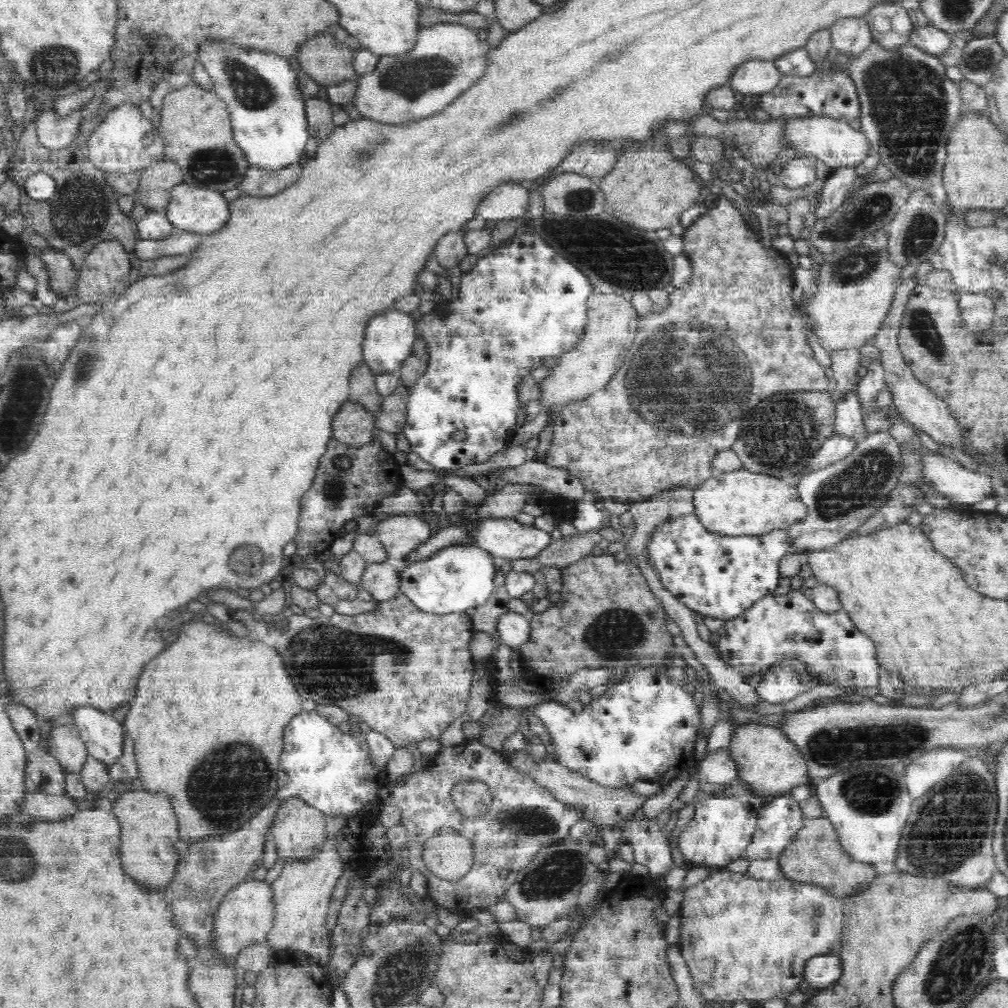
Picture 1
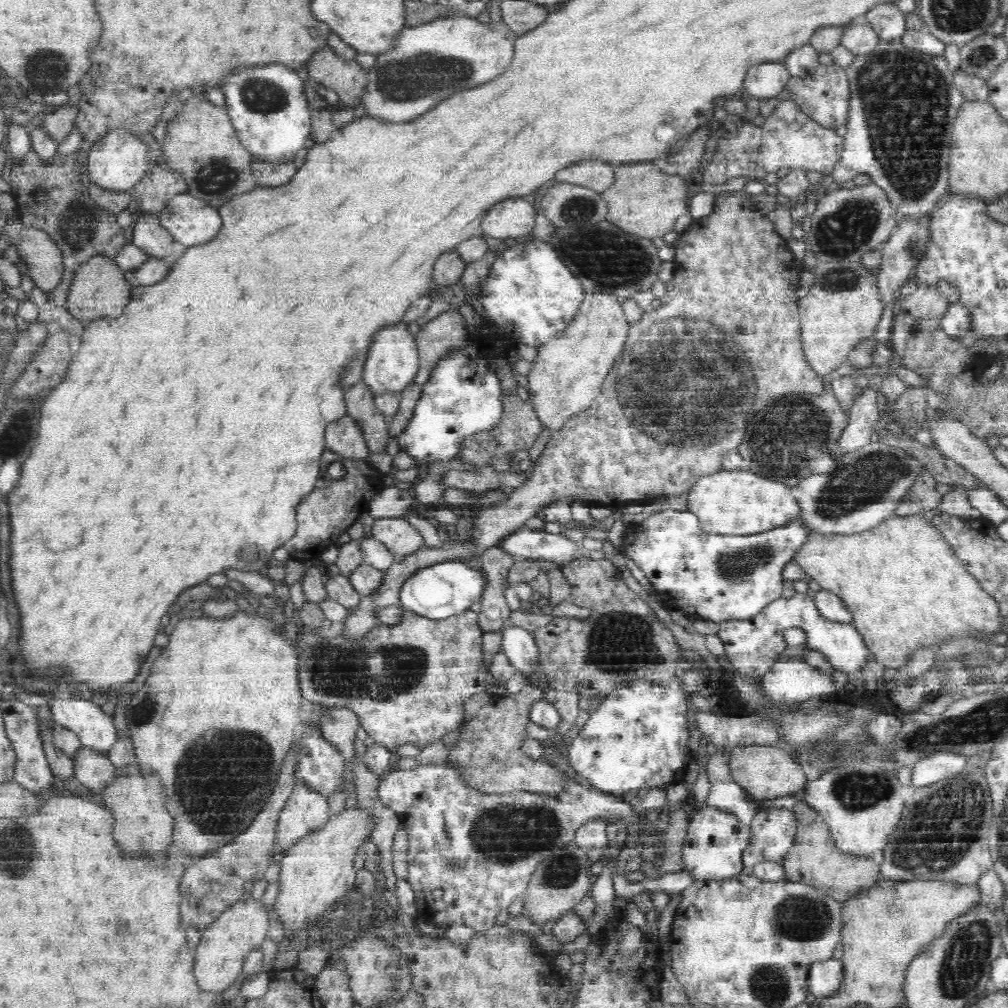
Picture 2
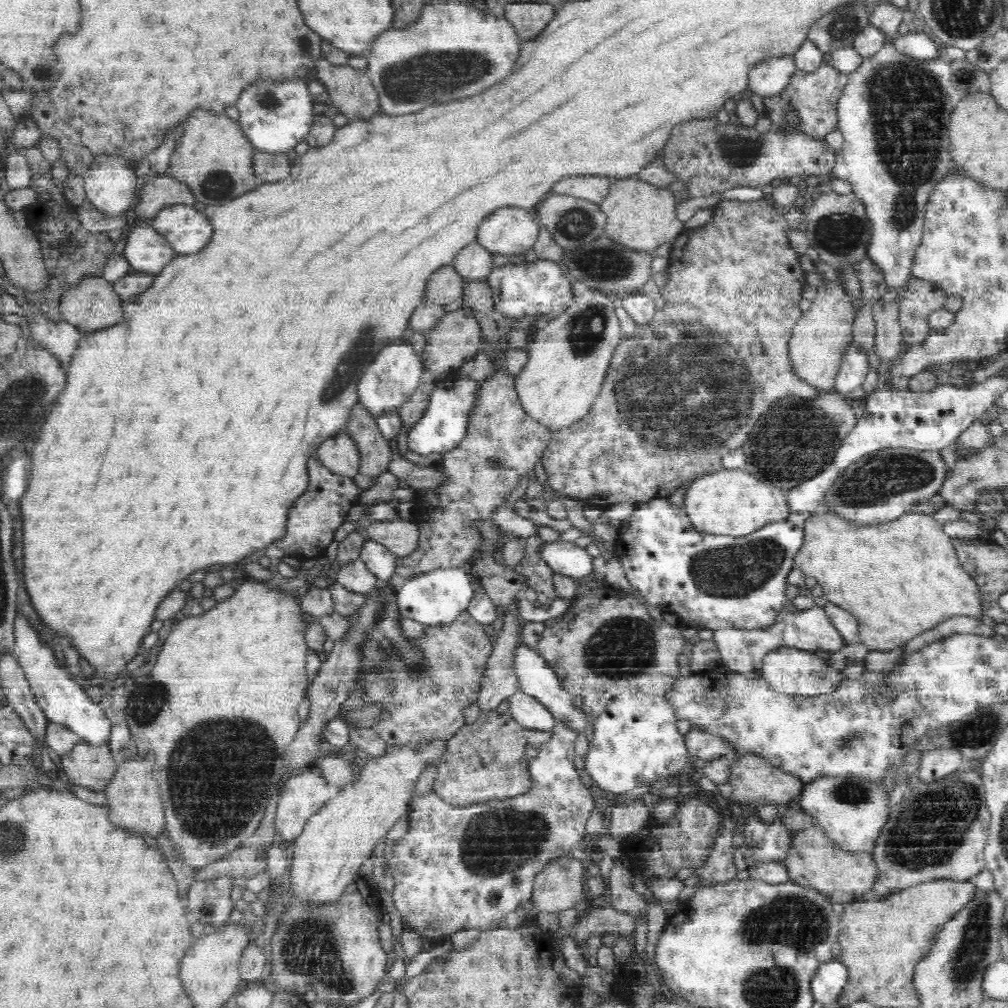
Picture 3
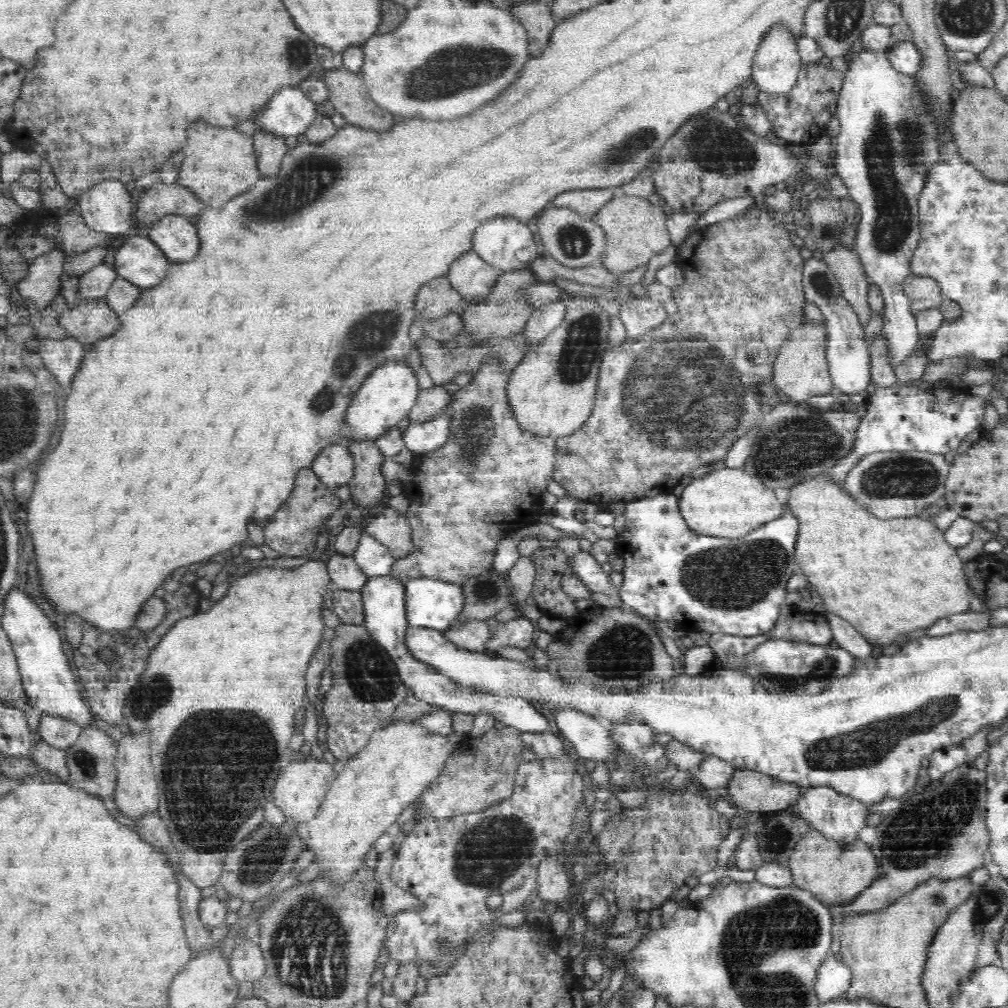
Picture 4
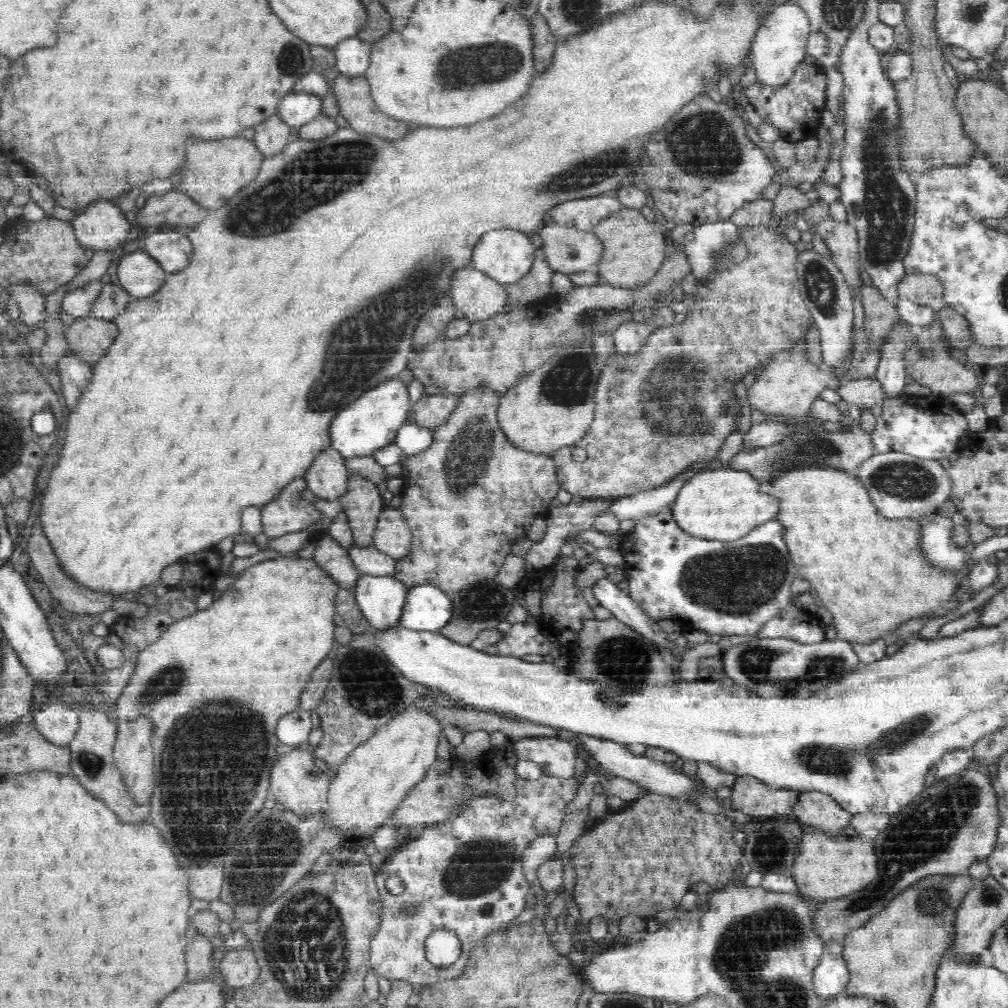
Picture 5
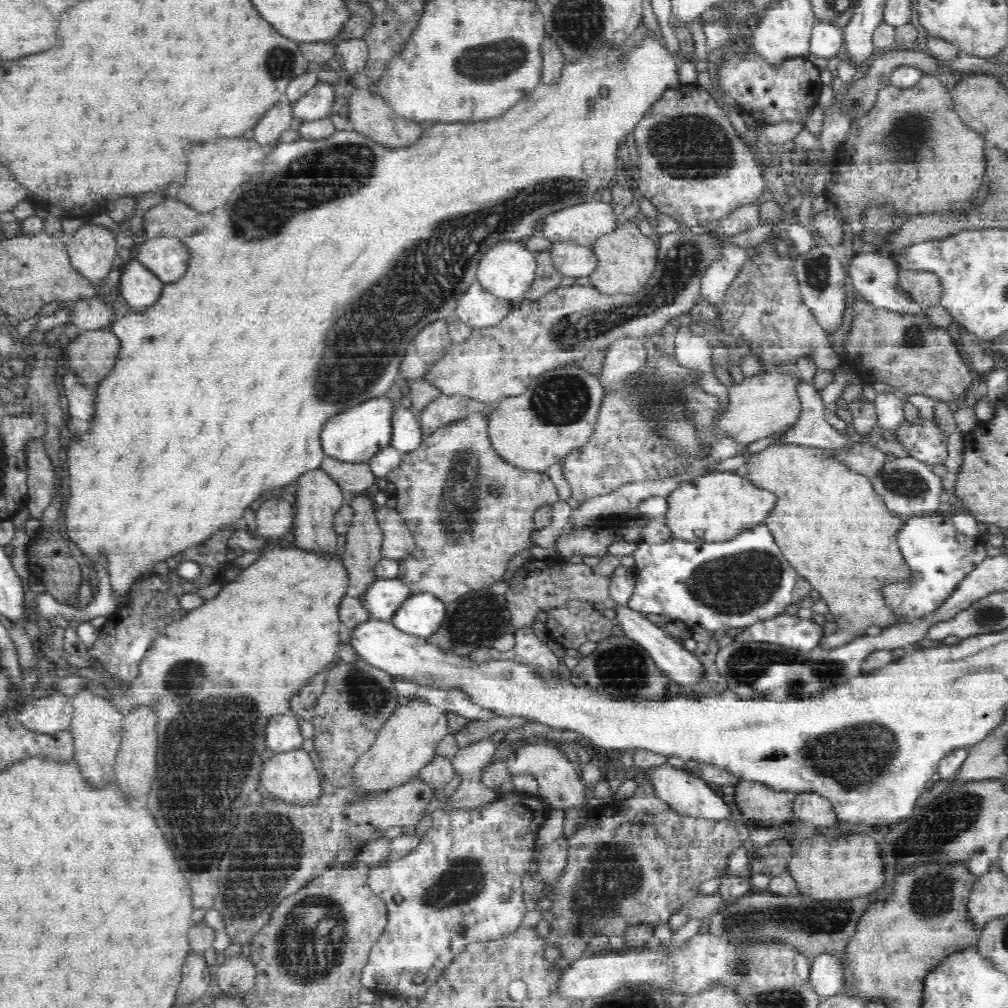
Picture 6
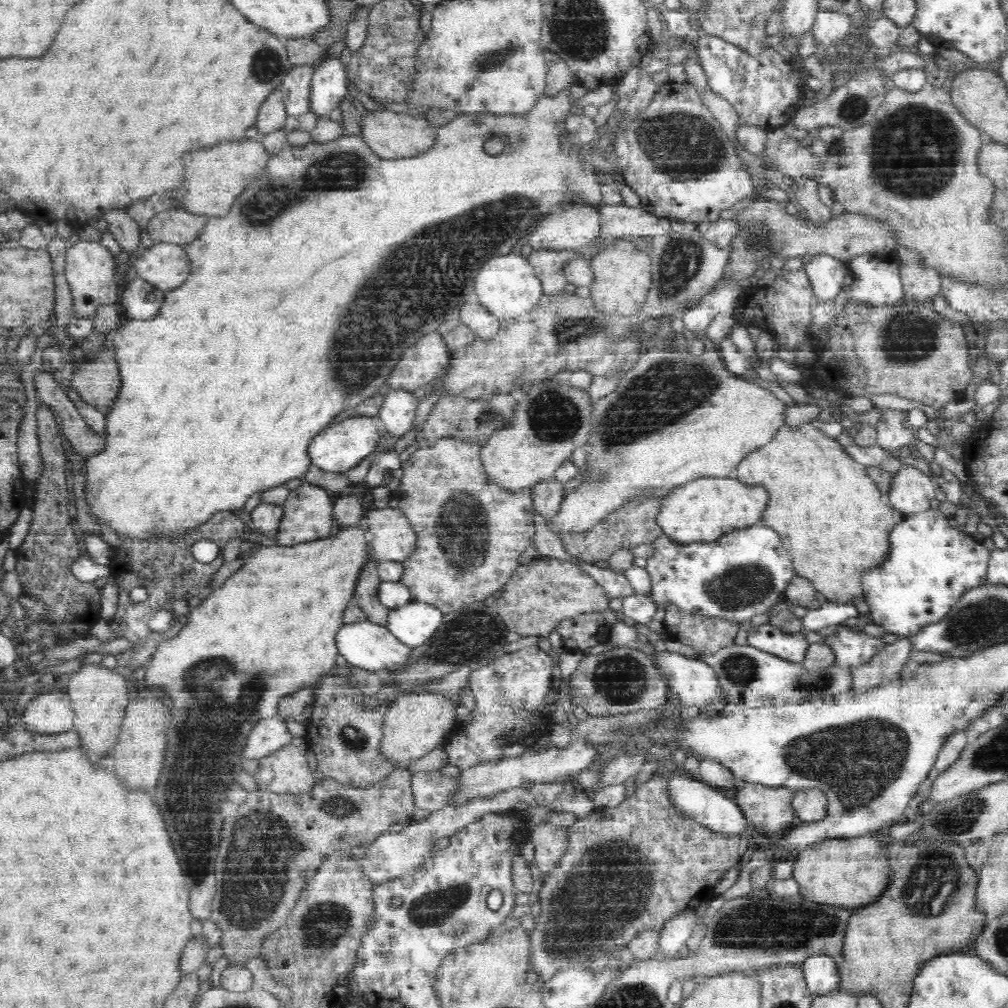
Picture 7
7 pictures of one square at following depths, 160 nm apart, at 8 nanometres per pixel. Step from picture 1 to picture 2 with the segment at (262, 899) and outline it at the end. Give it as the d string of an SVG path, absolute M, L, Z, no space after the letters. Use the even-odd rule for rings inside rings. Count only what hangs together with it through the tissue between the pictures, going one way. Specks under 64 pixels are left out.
M246 900L230 905L208 930L202 930L202 938L193 954L193 975L201 990L218 994L234 985L236 980L243 978L244 956L261 947L262 940L268 938L266 934L268 926L270 926L268 912L262 908L262 904Z

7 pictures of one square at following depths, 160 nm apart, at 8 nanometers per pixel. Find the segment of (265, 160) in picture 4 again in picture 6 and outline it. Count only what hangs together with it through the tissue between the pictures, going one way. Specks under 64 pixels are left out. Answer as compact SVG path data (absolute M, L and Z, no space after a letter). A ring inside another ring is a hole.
M284 95L260 118L258 124L253 128L253 139L269 149L280 142L280 134L290 130L294 119L292 103Z

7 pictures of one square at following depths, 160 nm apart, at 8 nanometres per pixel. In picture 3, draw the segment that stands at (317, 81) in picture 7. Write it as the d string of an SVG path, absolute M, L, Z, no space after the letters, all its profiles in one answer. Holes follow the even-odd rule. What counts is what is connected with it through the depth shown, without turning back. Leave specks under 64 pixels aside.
M260 80L240 94L236 107L240 112L239 126L255 150L287 153L305 140L314 121L313 100L306 80Z

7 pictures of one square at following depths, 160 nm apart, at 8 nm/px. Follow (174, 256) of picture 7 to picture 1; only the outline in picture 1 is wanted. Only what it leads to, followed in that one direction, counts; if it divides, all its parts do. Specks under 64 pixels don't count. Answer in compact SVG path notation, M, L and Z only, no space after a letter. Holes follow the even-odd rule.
M180 182L172 188L171 201L165 209L165 213L168 220L178 230L209 235L225 226L230 216L229 207L230 203L224 199L222 192Z

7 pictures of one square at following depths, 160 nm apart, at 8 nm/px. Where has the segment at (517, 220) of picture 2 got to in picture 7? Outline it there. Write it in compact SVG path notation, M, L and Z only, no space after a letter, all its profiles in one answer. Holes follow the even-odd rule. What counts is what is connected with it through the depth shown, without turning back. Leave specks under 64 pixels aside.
M518 249L505 253L505 256L496 256L488 260L476 274L474 288L479 303L499 320L528 314L538 306L538 302L544 295L535 268Z

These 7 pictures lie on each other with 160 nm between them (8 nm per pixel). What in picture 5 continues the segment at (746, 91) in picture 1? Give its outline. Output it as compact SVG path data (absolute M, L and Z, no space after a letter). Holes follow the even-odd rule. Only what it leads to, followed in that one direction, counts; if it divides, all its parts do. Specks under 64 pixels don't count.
M786 2L774 8L752 40L750 56L751 65L755 68L757 80L772 87L783 85L797 69L797 64L804 61L807 54L807 43L810 29L808 16L799 8L797 2Z

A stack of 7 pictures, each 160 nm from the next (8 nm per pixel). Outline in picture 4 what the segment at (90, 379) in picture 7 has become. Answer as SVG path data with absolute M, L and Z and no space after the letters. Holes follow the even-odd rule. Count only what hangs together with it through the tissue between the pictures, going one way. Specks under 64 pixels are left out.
M78 298L73 309L60 314L59 321L69 336L87 348L110 336L121 326L119 313L114 312L104 298Z

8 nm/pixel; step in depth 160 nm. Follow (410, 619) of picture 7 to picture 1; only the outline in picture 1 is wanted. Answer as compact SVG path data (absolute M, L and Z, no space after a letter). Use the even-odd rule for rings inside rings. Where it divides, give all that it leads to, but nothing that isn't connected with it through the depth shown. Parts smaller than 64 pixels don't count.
M454 545L440 548L426 560L408 561L408 564L404 564L400 573L400 593L426 613L437 615L465 613L470 608L484 605L494 593L498 561L490 552L476 545Z

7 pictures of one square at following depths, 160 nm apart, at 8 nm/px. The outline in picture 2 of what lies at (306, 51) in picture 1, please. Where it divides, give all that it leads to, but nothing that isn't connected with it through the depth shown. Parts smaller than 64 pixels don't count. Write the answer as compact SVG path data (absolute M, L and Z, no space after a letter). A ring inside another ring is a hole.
M326 46L318 49L305 65L303 74L311 82L338 93L346 106L360 106L361 97L368 86L367 71L355 59L344 59Z

